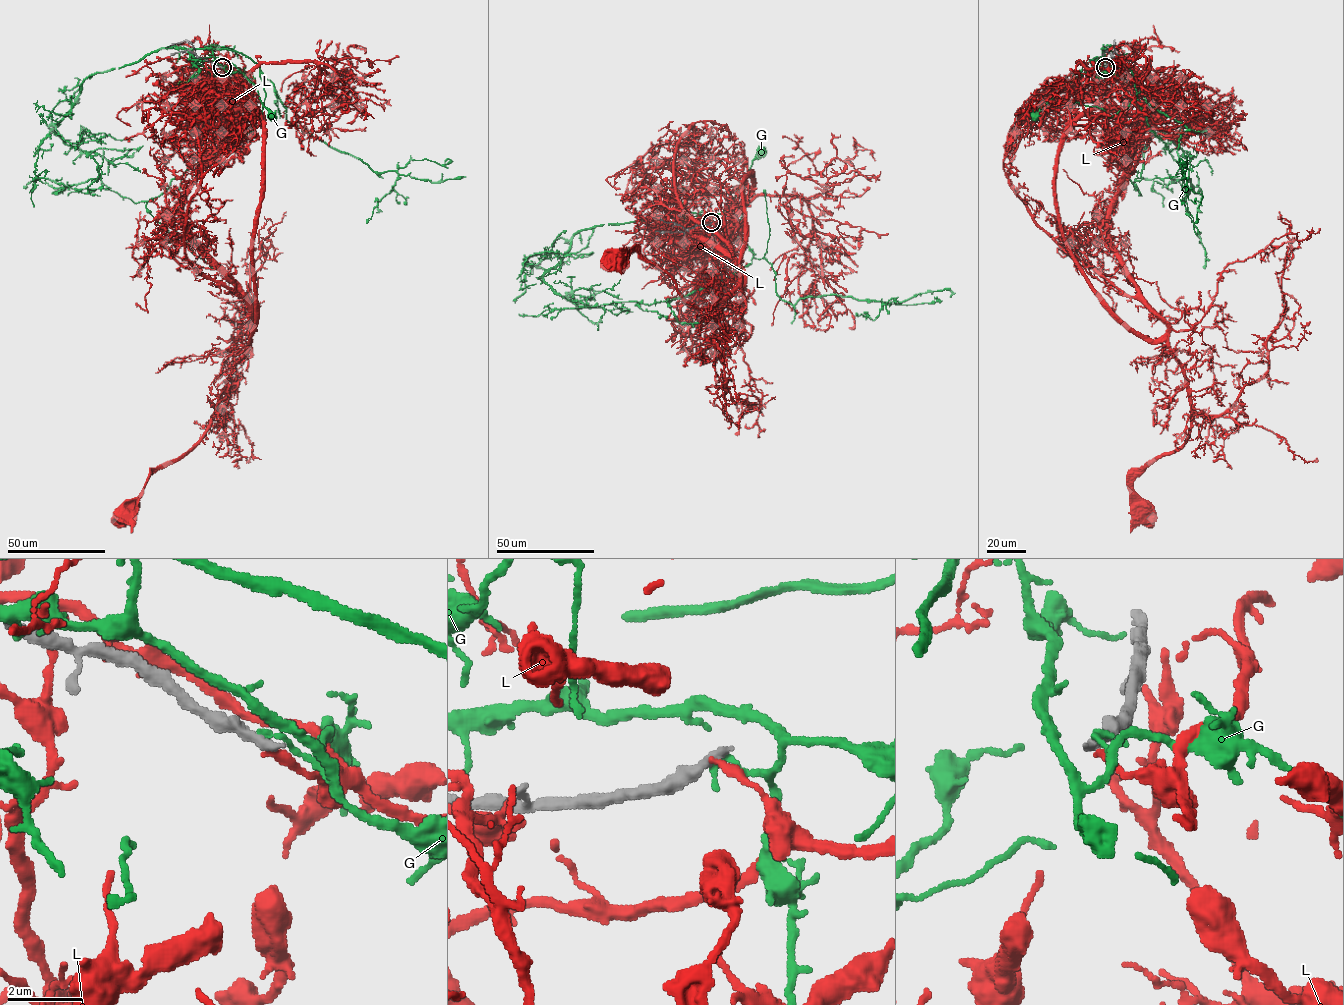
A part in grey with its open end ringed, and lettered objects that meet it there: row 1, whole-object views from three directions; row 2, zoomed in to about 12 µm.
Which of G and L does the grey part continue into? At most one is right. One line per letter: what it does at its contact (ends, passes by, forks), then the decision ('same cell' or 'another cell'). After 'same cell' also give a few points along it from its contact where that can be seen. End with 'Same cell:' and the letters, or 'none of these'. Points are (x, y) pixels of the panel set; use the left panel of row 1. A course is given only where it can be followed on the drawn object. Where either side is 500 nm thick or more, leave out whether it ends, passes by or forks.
G: it ends there; another cell
L: it ends there; another cell
Same cell: none of these

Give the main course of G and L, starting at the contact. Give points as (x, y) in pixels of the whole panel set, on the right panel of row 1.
G: (1105, 67), (1101, 59), (1093, 59), (1095, 57), (1096, 62), (1087, 71), (1063, 86), (1033, 117)
L: (1106, 68), (1124, 141), (1109, 247), (1165, 324), (1190, 404), (1188, 438), (1133, 481), (1139, 515)

